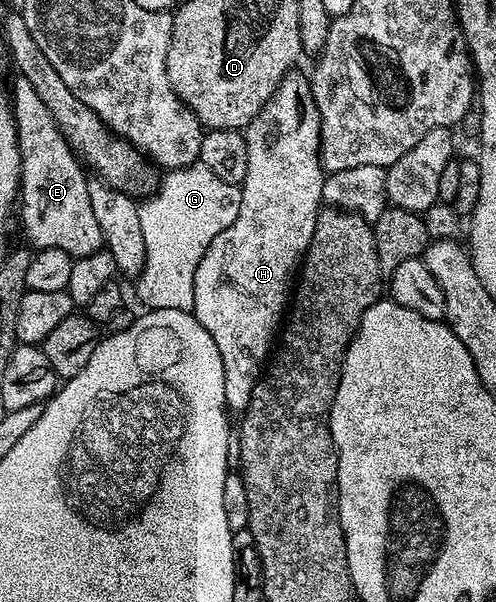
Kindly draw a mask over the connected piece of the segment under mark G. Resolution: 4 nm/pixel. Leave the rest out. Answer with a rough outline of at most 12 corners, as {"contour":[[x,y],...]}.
{"contour":[[201,163],[138,202],[147,309],[194,310],[201,255],[241,188]]}

